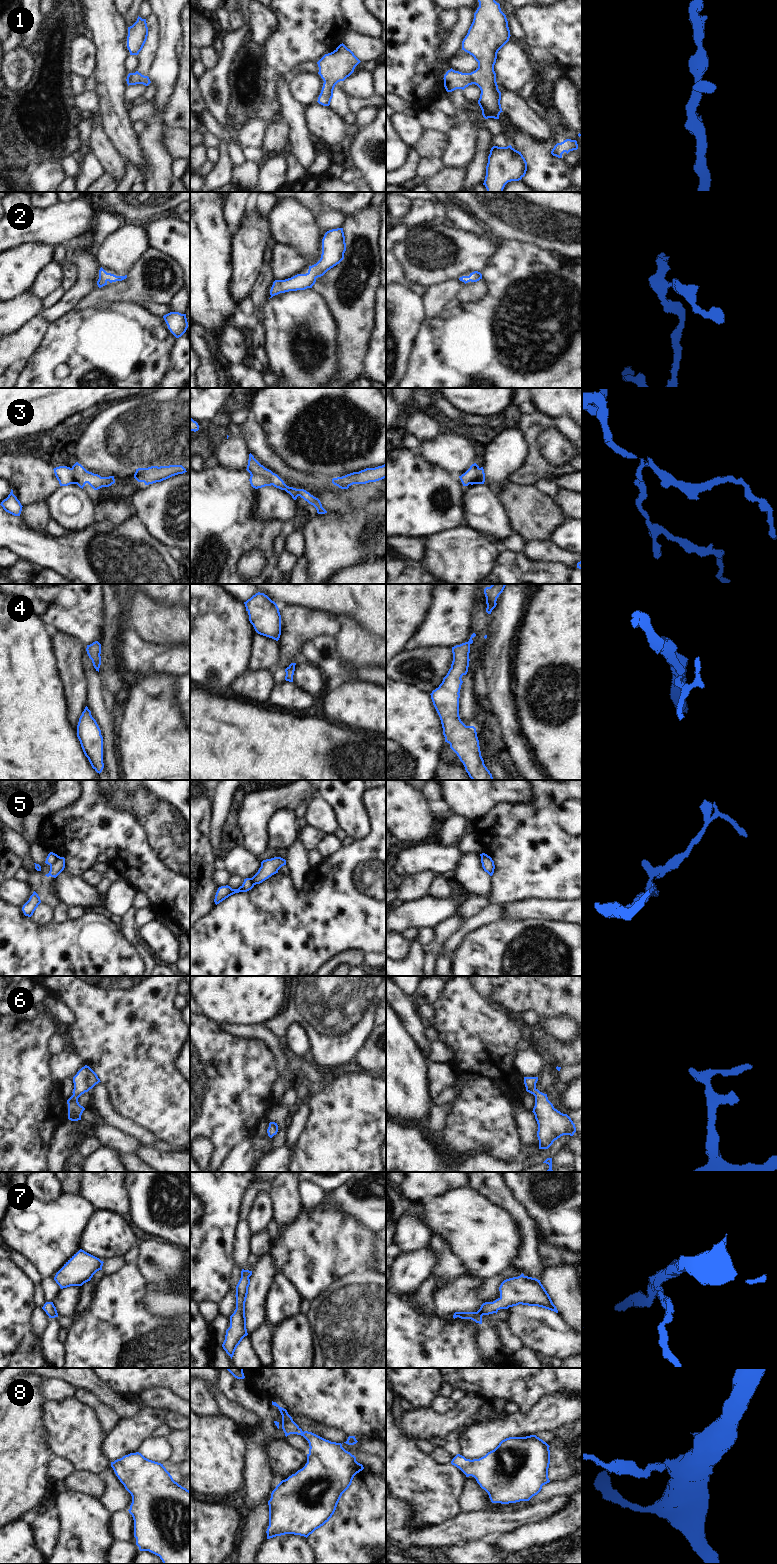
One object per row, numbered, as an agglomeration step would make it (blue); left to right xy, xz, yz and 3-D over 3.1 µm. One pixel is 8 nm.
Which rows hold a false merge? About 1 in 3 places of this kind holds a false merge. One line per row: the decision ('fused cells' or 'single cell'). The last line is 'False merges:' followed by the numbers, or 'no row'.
1: single cell
2: single cell
3: single cell
4: single cell
5: fused cells
6: single cell
7: single cell
8: single cell
False merges: 5

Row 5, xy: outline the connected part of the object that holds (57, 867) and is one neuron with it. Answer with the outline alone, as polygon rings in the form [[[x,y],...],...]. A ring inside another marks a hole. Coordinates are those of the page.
[[[58,856],[56,861],[50,864],[50,871],[45,876],[56,878],[65,868],[65,858]]]

